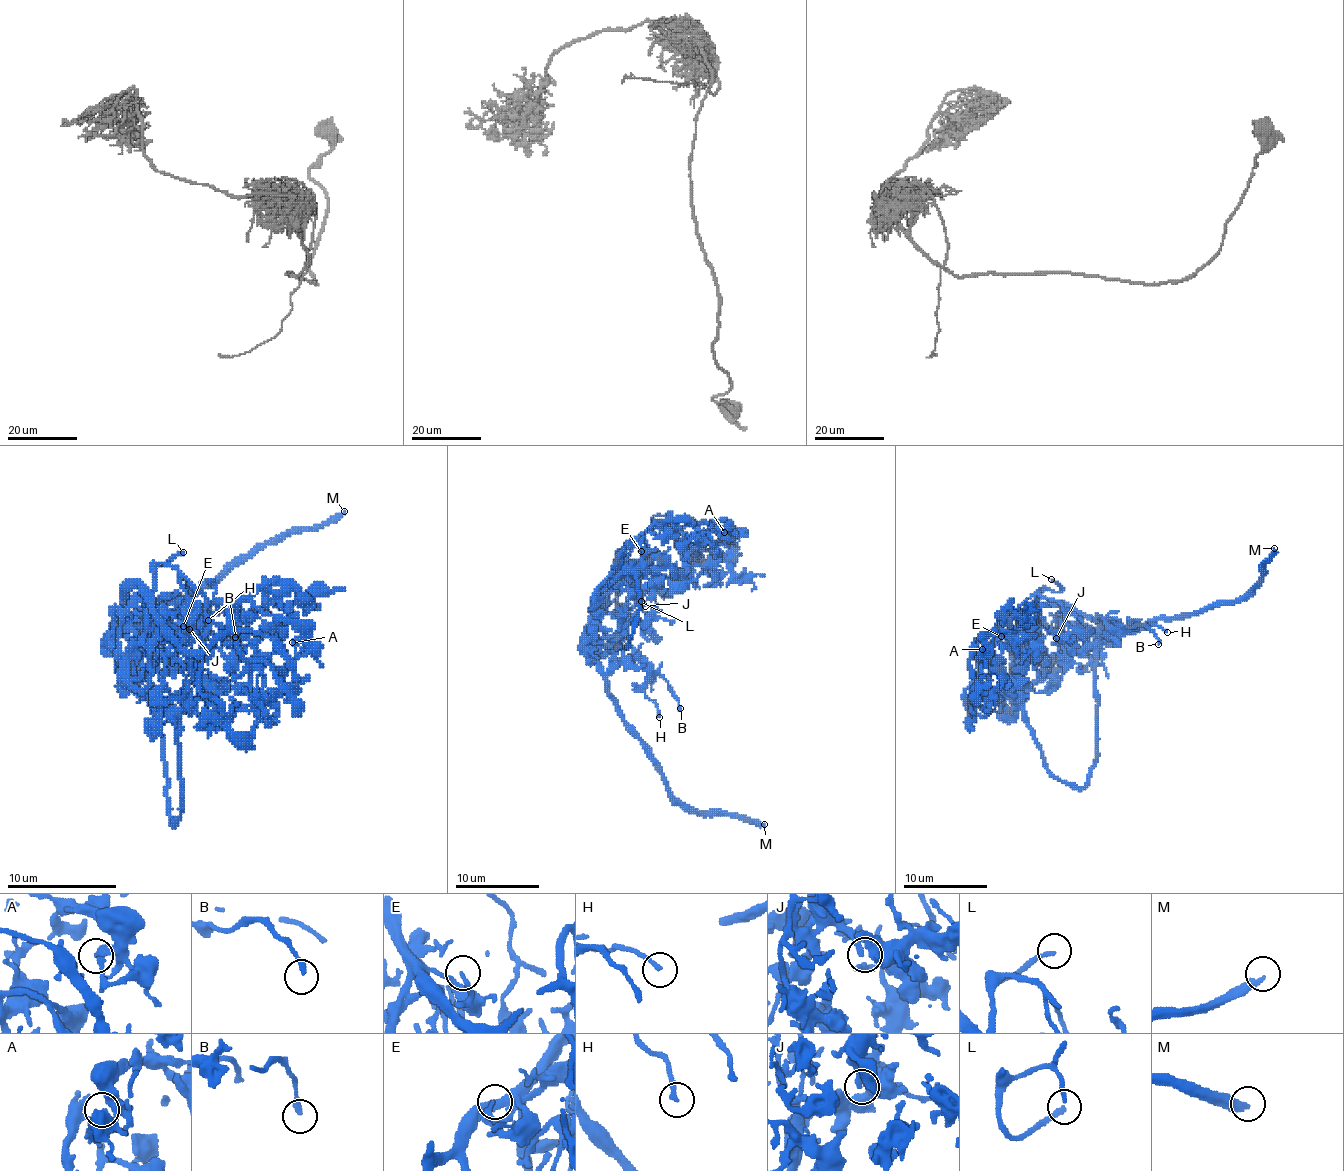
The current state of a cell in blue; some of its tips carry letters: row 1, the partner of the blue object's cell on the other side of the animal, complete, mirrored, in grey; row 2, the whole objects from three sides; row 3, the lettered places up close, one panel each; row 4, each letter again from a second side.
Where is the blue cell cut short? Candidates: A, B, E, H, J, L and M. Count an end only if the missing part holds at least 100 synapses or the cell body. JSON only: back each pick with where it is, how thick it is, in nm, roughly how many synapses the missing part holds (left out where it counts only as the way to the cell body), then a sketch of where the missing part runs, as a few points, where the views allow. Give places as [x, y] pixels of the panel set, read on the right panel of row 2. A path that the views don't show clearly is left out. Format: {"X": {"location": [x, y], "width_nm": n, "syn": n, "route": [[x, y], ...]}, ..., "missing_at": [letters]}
{"L": {"location": [1051, 579], "width_nm": 170, "syn": 110, "route": [[1051, 579], [1047, 586], [1062, 605], [1066, 619], [1087, 617], [1097, 623], [1112, 623], [1123, 632]]}, "M": {"location": [1274, 548], "width_nm": 320, "syn": 2500}, "missing_at": ["L", "M"]}

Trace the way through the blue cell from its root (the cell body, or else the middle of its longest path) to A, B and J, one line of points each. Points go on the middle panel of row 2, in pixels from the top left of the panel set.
A: (597, 635), (609, 576), (641, 534), (670, 528), (676, 547), (691, 557), (737, 534), (733, 528), (724, 532)
B: (597, 635), (597, 647), (601, 652), (611, 652), (622, 645), (632, 647), (668, 683), (668, 689), (680, 708)
J: (597, 635), (599, 610), (613, 585), (622, 591), (641, 585), (645, 606)

